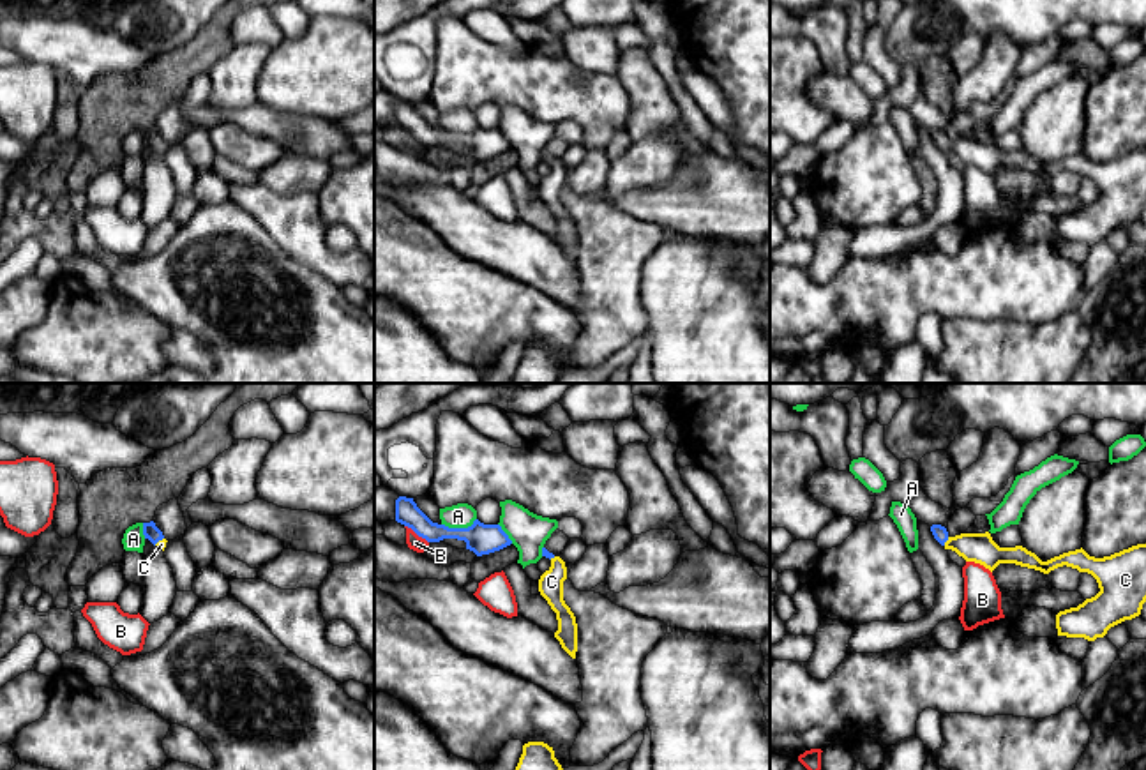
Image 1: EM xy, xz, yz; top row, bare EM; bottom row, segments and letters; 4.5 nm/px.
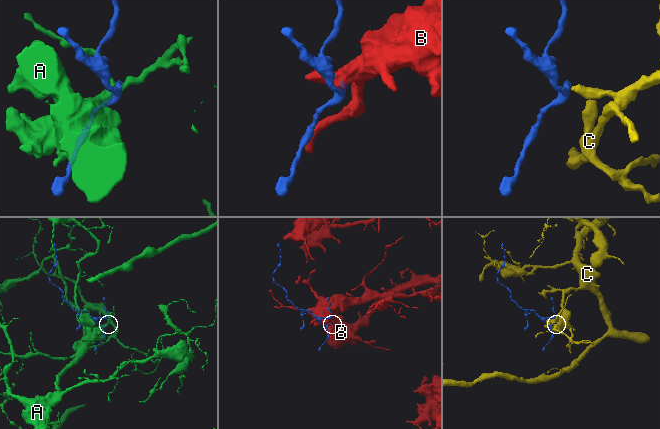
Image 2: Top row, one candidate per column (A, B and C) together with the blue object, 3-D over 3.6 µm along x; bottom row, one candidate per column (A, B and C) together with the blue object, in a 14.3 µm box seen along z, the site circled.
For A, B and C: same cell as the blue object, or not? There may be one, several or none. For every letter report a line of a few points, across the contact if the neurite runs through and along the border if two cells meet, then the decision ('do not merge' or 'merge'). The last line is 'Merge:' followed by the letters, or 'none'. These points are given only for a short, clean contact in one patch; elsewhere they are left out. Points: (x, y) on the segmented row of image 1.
A: do not merge
B: do not merge
C: line yz (940, 532), (947, 539), (980, 548); merge
Merge: C

